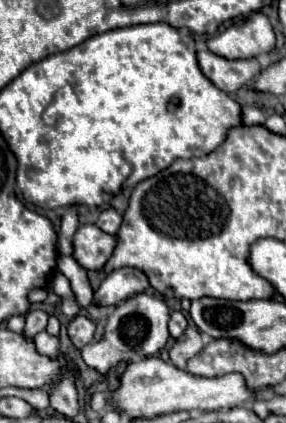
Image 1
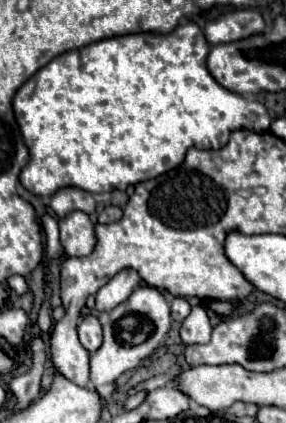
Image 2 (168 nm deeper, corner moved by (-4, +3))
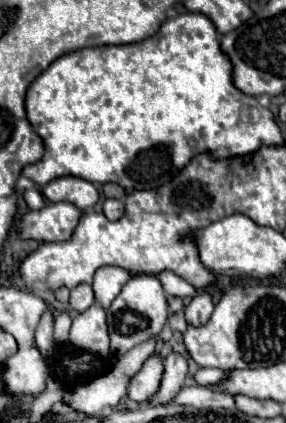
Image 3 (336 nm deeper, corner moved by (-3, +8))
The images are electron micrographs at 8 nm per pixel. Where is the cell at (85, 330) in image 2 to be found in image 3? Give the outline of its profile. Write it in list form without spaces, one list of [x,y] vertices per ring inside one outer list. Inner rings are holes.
[[[92,304],[86,312],[78,314],[72,320],[70,344],[82,350],[90,350],[100,356],[110,354],[110,336],[108,336],[104,308],[100,308],[98,304]]]

